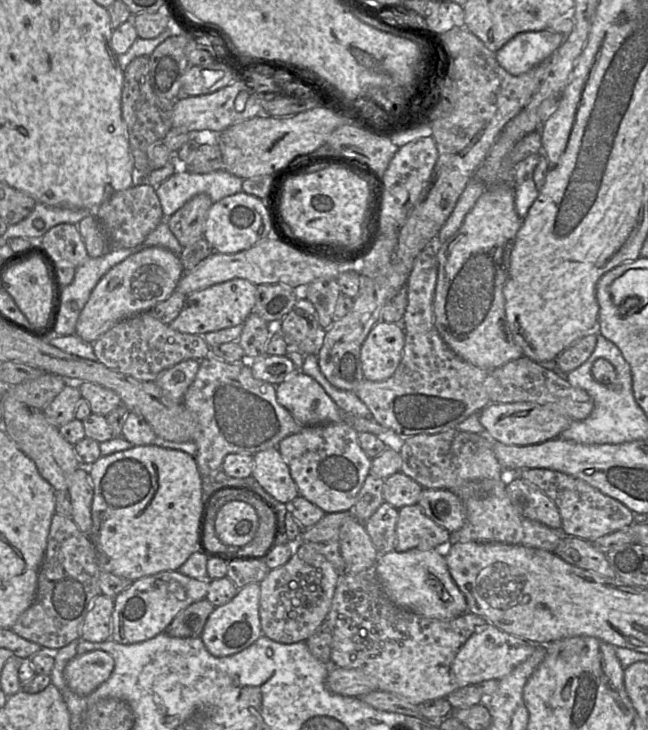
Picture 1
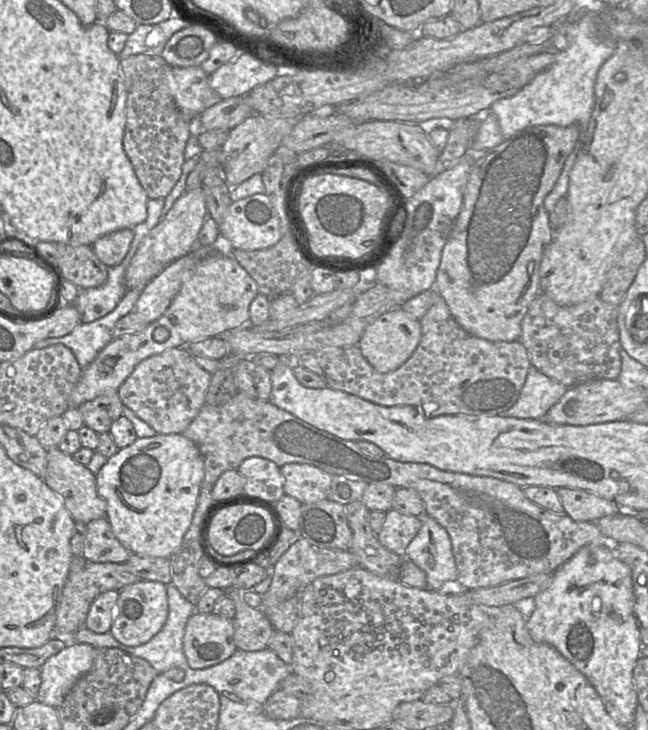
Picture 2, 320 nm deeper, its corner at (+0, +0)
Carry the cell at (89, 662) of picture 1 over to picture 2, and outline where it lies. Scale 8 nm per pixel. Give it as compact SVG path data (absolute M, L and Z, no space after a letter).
M71 641L60 652L49 657L40 668L41 685L36 694L36 700L52 707L61 705L76 681L92 667L95 649L90 644Z

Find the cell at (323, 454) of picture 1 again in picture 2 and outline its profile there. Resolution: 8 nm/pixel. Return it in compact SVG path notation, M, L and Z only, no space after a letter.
M288 463L280 467L283 490L301 504L329 497L333 475L309 464Z

